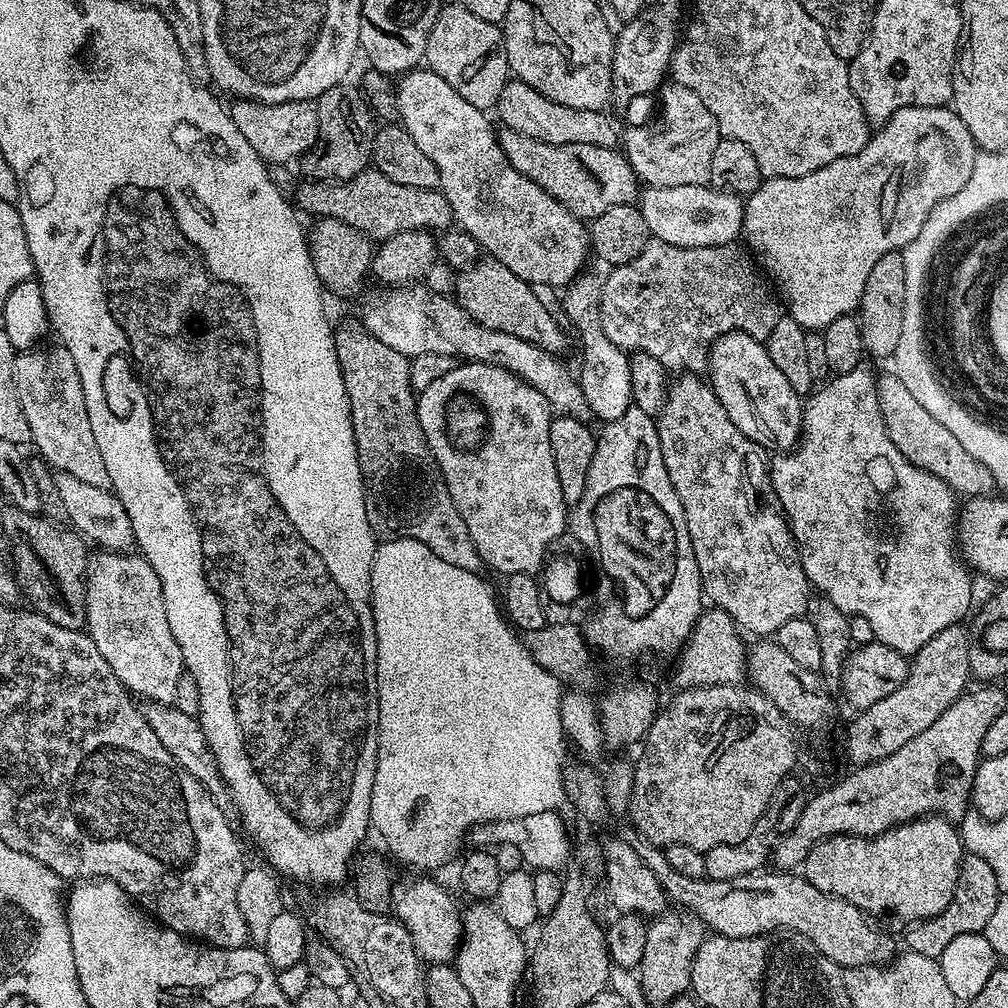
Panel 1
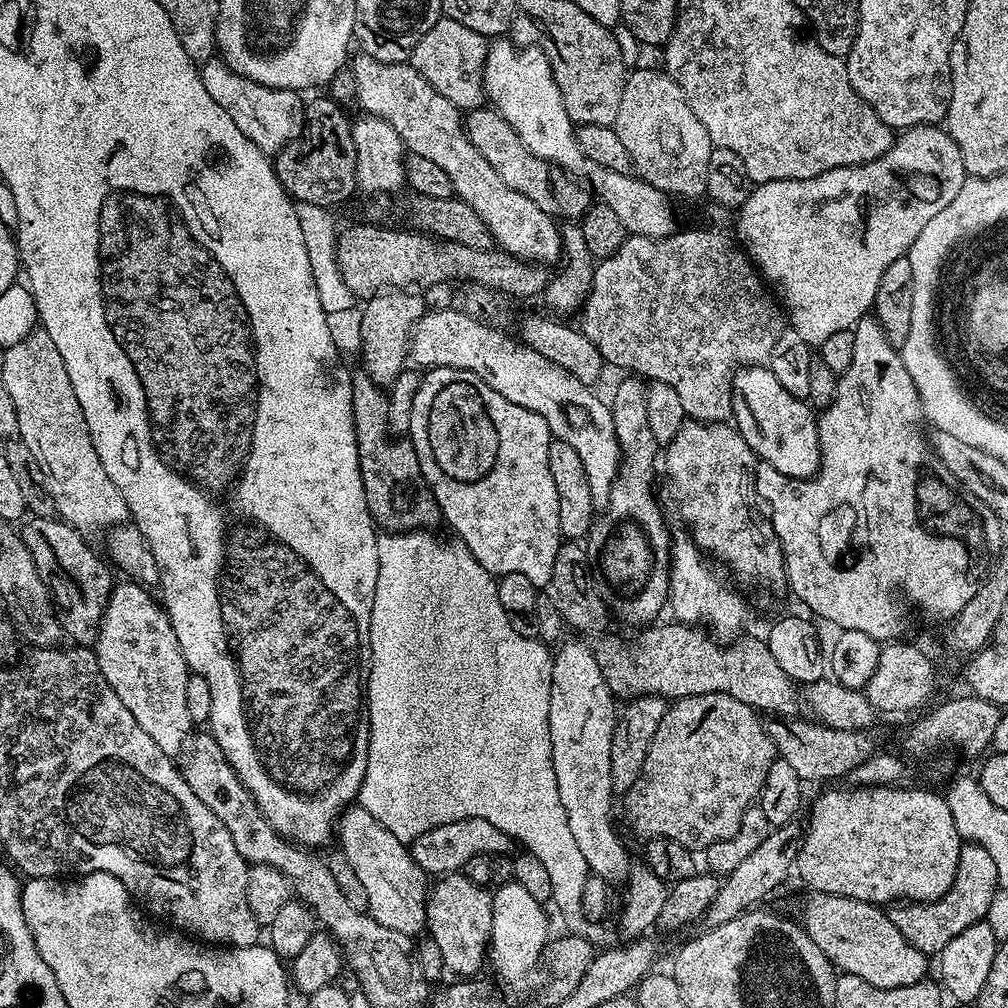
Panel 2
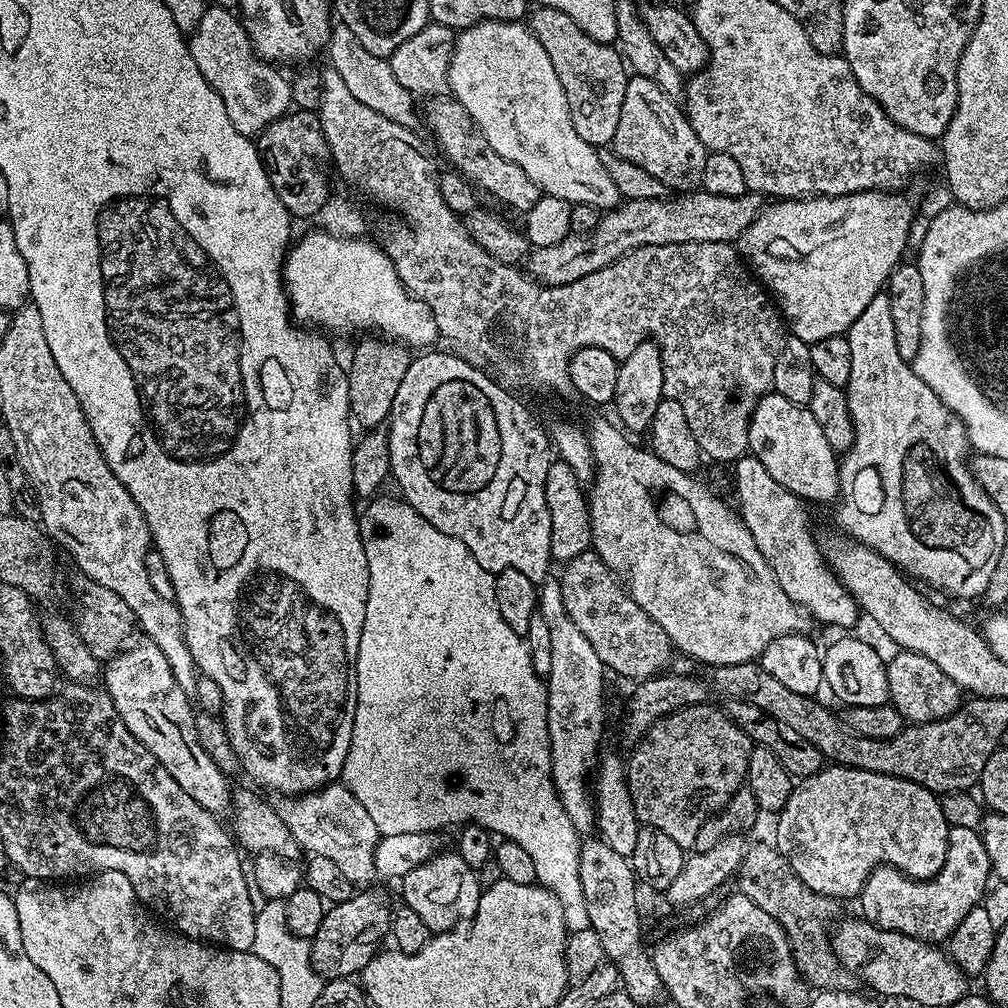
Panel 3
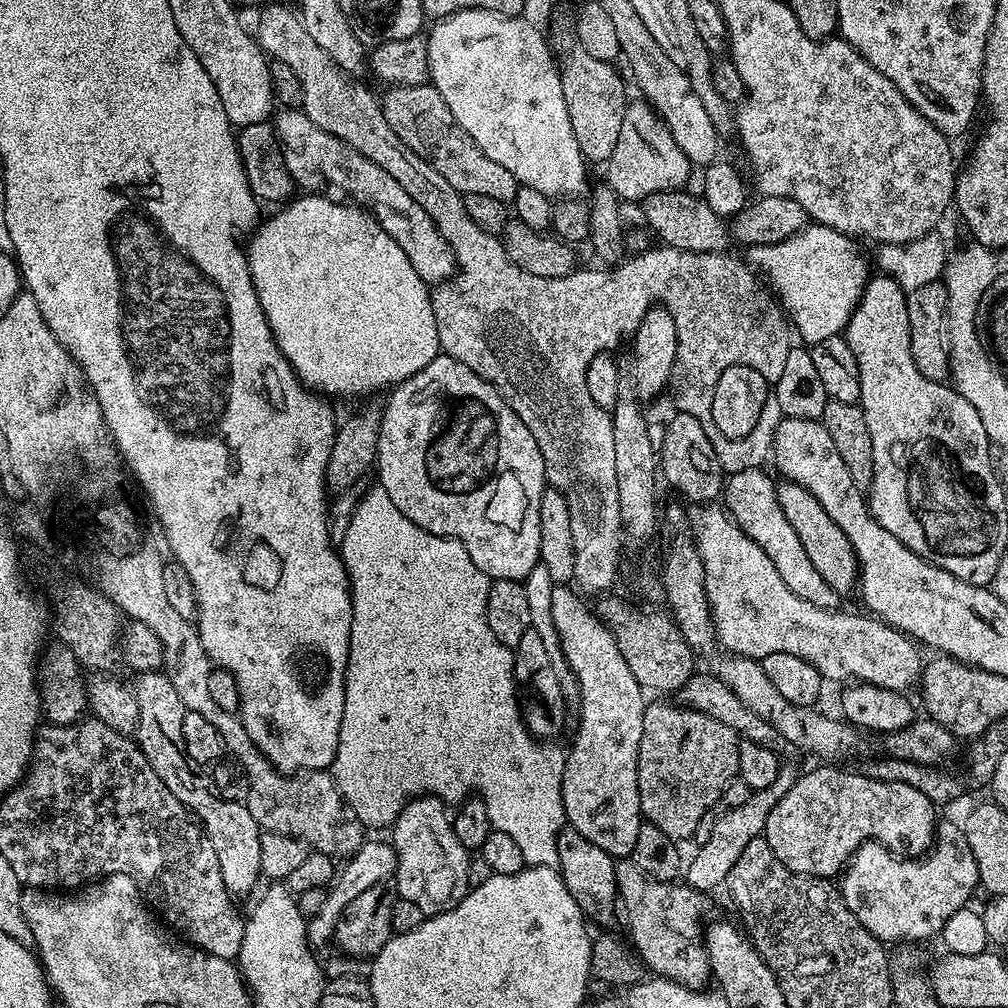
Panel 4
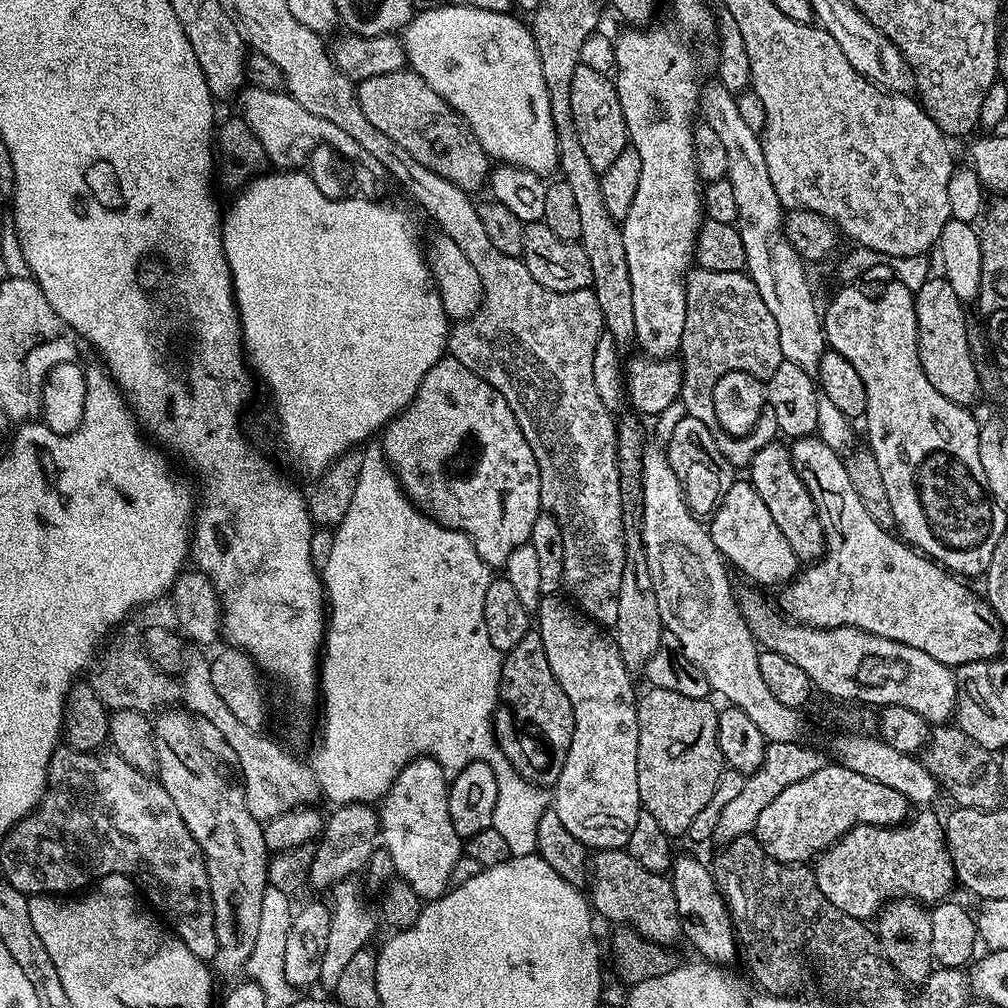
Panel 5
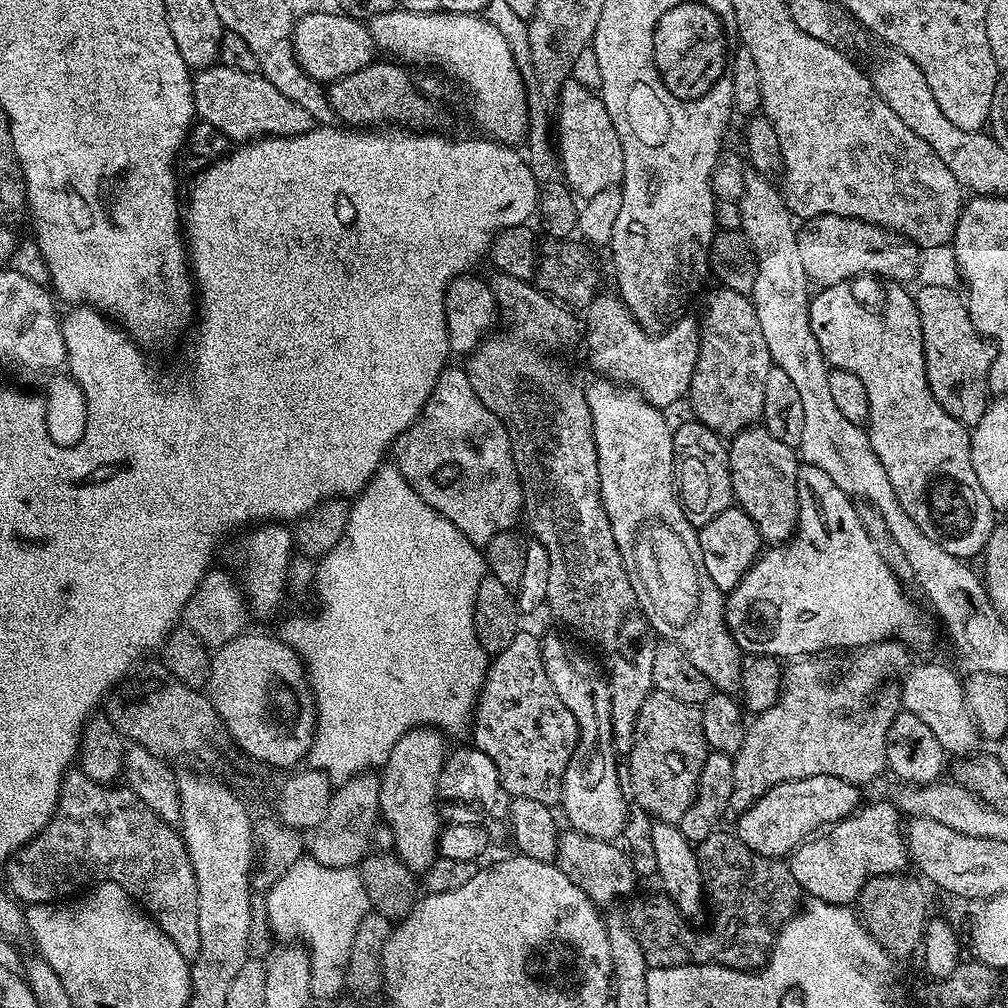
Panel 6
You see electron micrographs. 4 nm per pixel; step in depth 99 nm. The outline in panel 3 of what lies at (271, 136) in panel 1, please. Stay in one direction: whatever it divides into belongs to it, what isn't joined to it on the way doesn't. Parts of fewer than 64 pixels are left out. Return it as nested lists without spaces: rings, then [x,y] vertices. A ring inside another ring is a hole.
[[[209,6],[202,14],[196,29],[190,33],[188,49],[194,58],[194,63],[198,65],[198,70],[202,70],[202,78],[206,78],[206,82],[210,82],[218,98],[222,98],[223,104],[226,105],[226,114],[230,117],[230,122],[234,122],[234,130],[238,130],[238,134],[255,138],[262,130],[266,130],[266,126],[270,126],[278,118],[287,116],[293,107],[292,85],[289,77],[284,77],[276,69],[279,67],[275,63],[261,60],[252,51],[248,32],[244,29],[241,17],[233,9]]]

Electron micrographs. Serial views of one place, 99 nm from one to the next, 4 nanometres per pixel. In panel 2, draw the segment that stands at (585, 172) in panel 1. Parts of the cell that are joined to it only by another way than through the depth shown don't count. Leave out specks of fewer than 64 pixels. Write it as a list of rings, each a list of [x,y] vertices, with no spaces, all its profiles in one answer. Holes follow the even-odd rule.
[[[481,106],[473,108],[463,117],[464,132],[470,142],[474,144],[474,149],[486,158],[494,168],[495,174],[502,178],[510,190],[516,190],[519,194],[524,194],[538,206],[547,216],[559,218],[564,222],[576,222],[583,217],[590,207],[590,192],[587,187],[575,188],[572,185],[573,179],[563,168],[557,168],[555,164],[548,163],[547,160],[538,158],[525,144],[520,141],[515,130],[509,126],[499,112],[491,106]]]

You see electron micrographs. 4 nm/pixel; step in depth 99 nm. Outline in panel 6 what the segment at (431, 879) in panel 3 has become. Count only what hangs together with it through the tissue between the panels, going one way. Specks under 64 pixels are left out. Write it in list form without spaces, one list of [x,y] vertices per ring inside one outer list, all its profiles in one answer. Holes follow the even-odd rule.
[[[411,728],[398,738],[379,773],[380,816],[393,830],[395,855],[417,874],[427,872],[438,858],[442,817],[440,805],[436,803],[436,787],[446,759],[443,739],[437,729]]]

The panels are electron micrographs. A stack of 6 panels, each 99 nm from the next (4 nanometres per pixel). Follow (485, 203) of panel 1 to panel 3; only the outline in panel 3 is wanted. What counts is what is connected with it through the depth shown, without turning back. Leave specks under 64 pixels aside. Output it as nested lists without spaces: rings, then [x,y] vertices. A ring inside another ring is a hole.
[[[339,22],[333,23],[332,34],[326,45],[327,52],[328,60],[332,63],[329,64],[331,71],[336,72],[338,78],[342,78],[342,82],[346,82],[350,94],[354,94],[354,98],[358,98],[358,102],[370,106],[370,110],[382,114],[382,118],[390,118],[390,122],[398,122],[404,128],[413,127],[412,103],[414,103],[414,97],[412,92],[406,90],[406,86],[402,86],[402,82],[398,82],[398,78],[394,78],[387,59],[370,54],[370,50],[366,50],[366,46],[362,46],[362,42],[358,42],[358,38],[354,38],[350,26]]]

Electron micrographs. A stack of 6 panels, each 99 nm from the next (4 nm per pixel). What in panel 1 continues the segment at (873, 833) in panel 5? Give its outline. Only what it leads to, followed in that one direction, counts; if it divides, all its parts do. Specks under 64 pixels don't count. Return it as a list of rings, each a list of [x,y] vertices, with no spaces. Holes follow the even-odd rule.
[[[971,854],[965,855],[964,861],[960,863],[958,886],[954,886],[954,898],[950,898],[950,906],[946,906],[942,914],[929,920],[921,920],[905,931],[908,932],[904,936],[908,943],[905,944],[907,951],[935,960],[961,934],[983,933],[986,922],[990,922],[994,915],[994,906],[998,906],[1001,895],[998,878],[994,878],[994,870],[990,870],[987,862]]]

